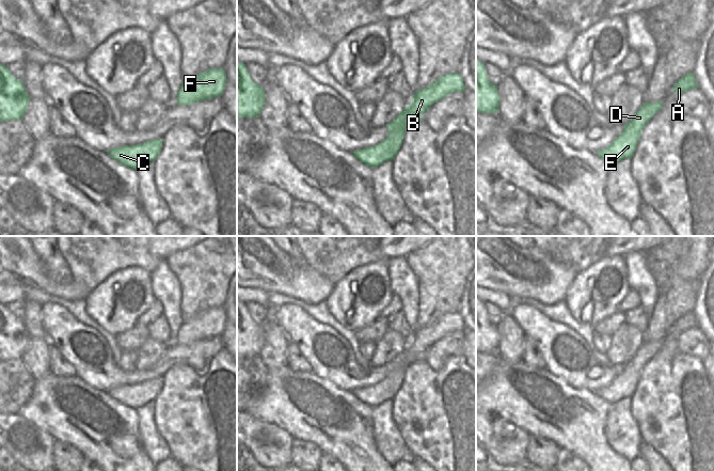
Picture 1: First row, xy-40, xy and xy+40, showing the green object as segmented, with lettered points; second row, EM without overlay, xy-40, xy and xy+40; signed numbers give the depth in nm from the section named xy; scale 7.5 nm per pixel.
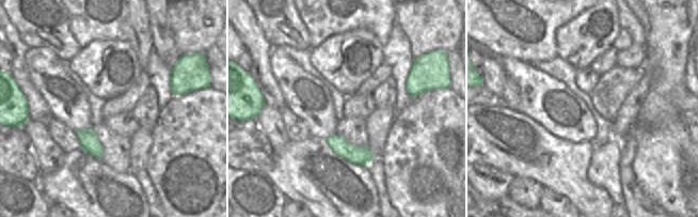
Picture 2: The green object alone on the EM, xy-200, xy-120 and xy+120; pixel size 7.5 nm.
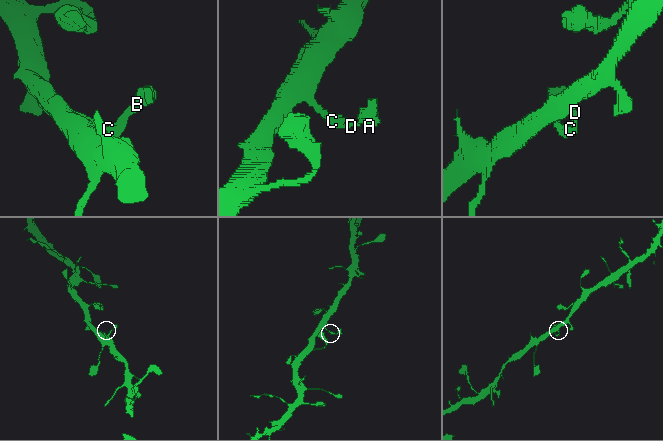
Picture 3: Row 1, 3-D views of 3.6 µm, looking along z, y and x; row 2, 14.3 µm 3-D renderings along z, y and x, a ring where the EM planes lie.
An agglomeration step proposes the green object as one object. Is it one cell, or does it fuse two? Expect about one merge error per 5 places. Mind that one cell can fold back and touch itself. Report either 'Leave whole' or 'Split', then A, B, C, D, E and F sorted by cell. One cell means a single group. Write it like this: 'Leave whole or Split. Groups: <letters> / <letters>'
Leave whole. Groups: A B C D E F.

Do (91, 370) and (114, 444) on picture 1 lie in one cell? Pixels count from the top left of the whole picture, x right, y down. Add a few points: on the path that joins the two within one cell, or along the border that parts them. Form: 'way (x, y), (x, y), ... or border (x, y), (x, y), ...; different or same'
border (77, 375), (86, 383), (106, 391); different

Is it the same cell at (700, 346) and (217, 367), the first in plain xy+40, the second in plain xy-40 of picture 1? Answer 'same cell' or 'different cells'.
different cells

